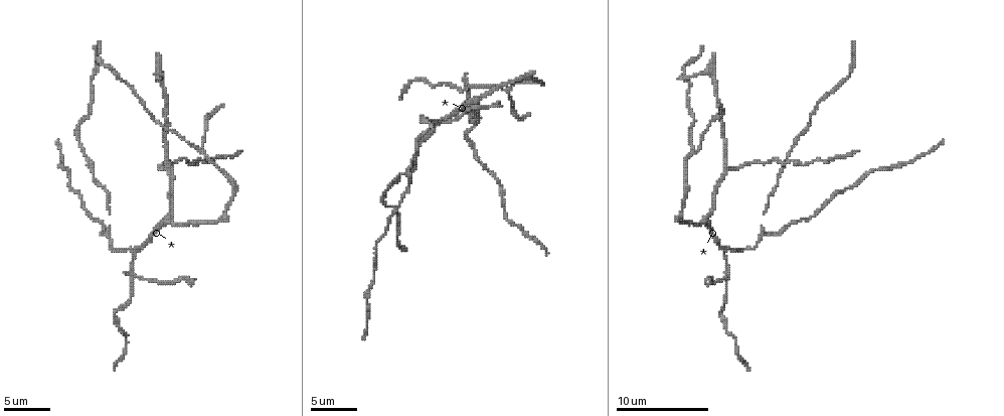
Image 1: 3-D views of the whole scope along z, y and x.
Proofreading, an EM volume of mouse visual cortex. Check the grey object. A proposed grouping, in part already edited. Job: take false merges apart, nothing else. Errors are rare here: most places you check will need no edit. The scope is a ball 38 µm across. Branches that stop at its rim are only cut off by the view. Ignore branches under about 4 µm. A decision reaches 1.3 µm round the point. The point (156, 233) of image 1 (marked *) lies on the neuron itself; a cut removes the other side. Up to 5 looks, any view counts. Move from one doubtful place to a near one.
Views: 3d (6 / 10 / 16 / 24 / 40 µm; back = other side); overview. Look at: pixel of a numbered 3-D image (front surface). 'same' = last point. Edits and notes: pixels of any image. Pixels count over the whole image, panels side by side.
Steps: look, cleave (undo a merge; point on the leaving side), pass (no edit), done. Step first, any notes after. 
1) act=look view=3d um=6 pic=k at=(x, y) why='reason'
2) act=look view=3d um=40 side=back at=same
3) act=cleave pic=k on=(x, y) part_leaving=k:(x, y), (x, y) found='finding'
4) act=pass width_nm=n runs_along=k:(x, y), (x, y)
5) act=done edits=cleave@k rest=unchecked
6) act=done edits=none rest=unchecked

act=look view=3d um=10 pic=1 at=(476, 100) why='branch point'

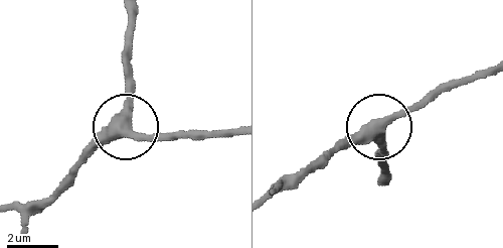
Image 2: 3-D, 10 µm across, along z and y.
act=look view=3d um=10 side=back pic=2 at=(383, 125)

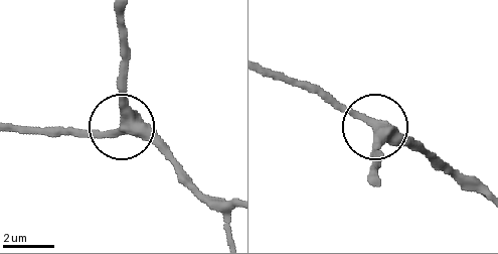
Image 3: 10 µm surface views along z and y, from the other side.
act=pass arms=3 runs_along=3:(416, 149), (372, 130), (372, 156) found='all the same neuron'

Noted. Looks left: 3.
act=look view=3d um=10 pic=1 at=(132, 274) why='looks like a crossing'

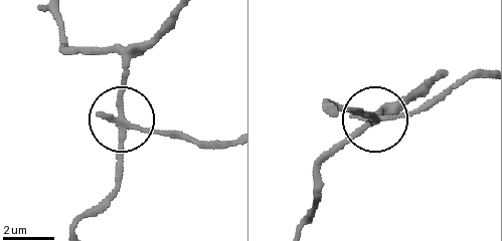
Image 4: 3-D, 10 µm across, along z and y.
act=look view=3d um=10 side=back pic=4 at=(127, 127)

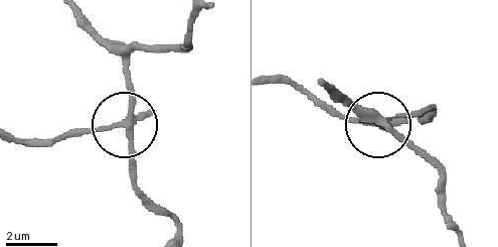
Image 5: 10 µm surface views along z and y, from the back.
act=cleave pic=5 on=(91, 133) arms=4 part_leaving=5:(126, 125), (17, 137) found='a second neuron is stuck on'

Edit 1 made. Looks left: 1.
act=look view=3d um=10 pic=1 at=(728, 166) why='three arms meet'

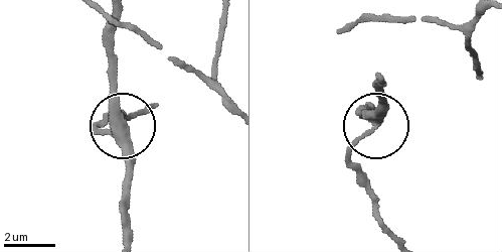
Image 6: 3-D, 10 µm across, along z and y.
act=pass arms=3 runs_along=6:(124, 232), (124, 135), (111, 89), (111, 52) found='continuous, no second neuron'

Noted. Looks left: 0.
act=done edits=cleave@5 rest=unchecked

